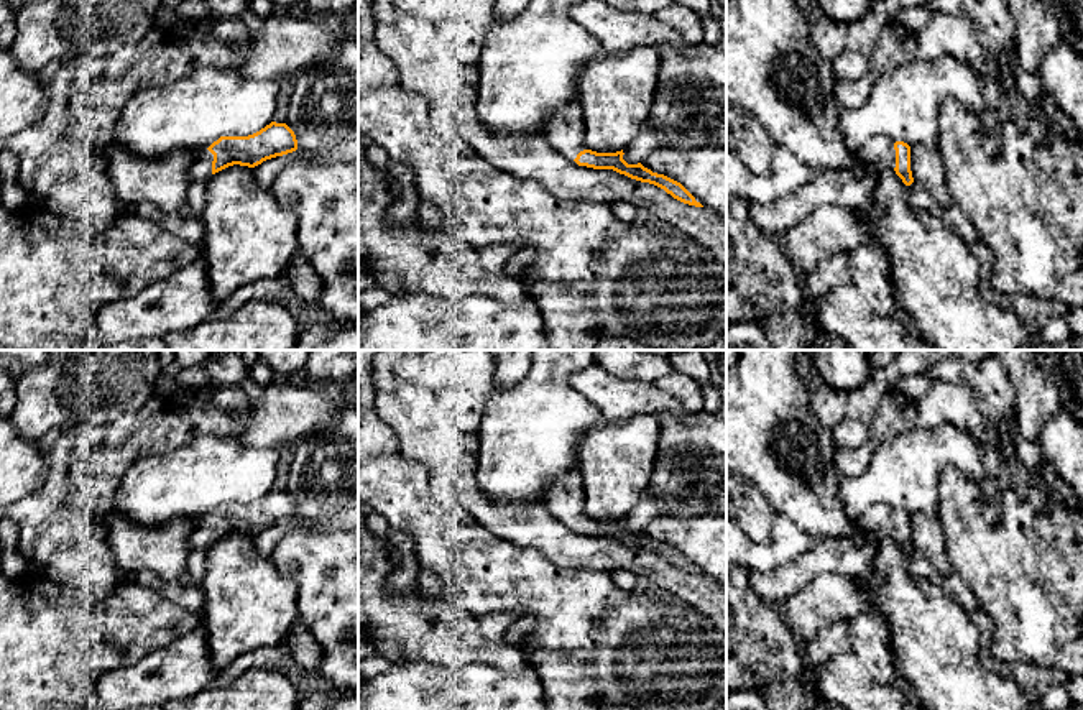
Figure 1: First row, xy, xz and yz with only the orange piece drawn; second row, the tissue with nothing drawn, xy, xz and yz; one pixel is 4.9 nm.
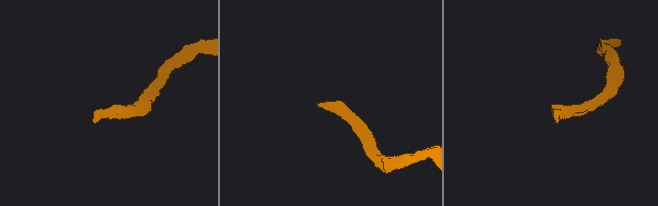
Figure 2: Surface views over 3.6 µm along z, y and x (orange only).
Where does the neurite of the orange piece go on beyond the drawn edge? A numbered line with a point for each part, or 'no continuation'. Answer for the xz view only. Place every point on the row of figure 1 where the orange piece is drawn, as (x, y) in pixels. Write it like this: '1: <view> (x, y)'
1: xz (564, 132)

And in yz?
1: yz (850, 188)

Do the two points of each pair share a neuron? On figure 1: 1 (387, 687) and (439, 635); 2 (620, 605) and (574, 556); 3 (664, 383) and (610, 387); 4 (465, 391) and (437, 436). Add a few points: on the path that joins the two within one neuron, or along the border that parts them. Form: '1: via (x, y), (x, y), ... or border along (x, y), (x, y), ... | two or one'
1: border along (405, 659), (449, 666) | two
2: border along (548, 559), (562, 567), (590, 567), (610, 574) | two
3: border along (653, 383), (671, 395), (682, 408) | two
4: border along (423, 387), (460, 431) | two

